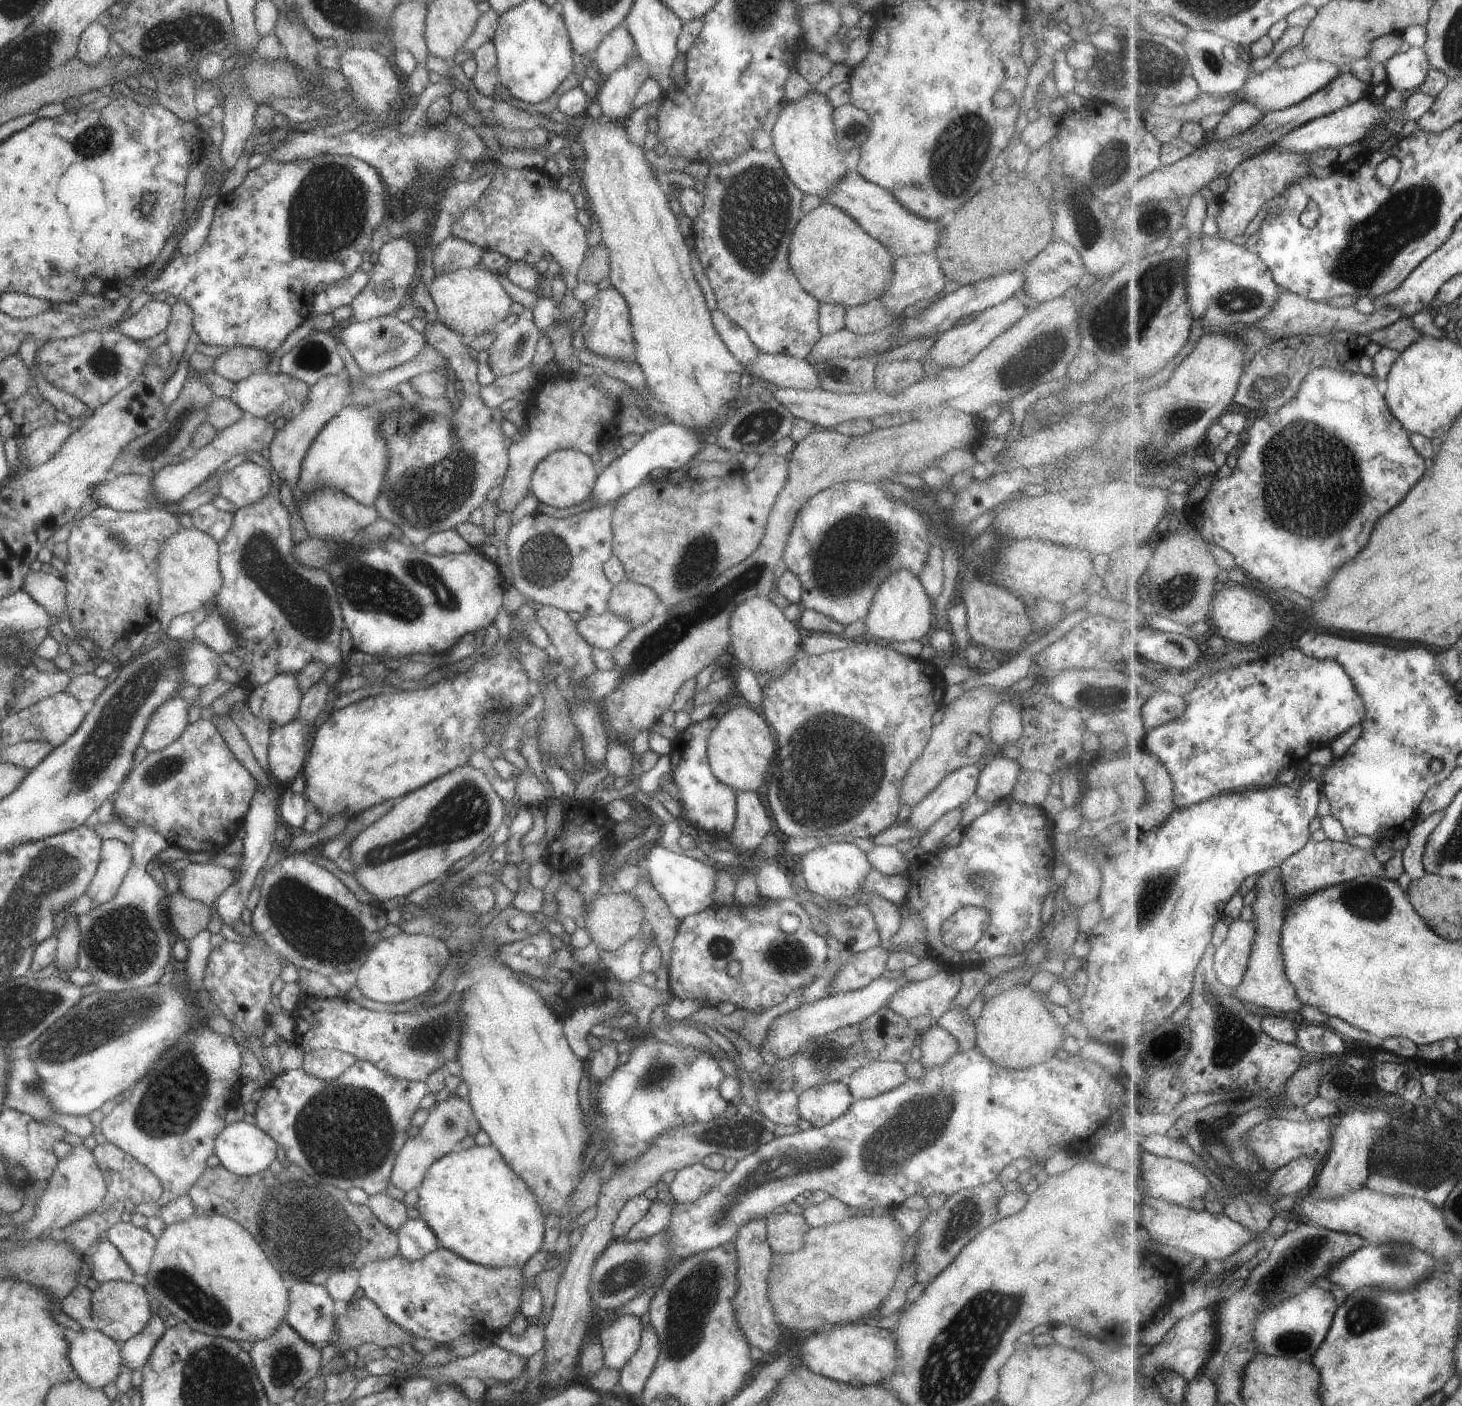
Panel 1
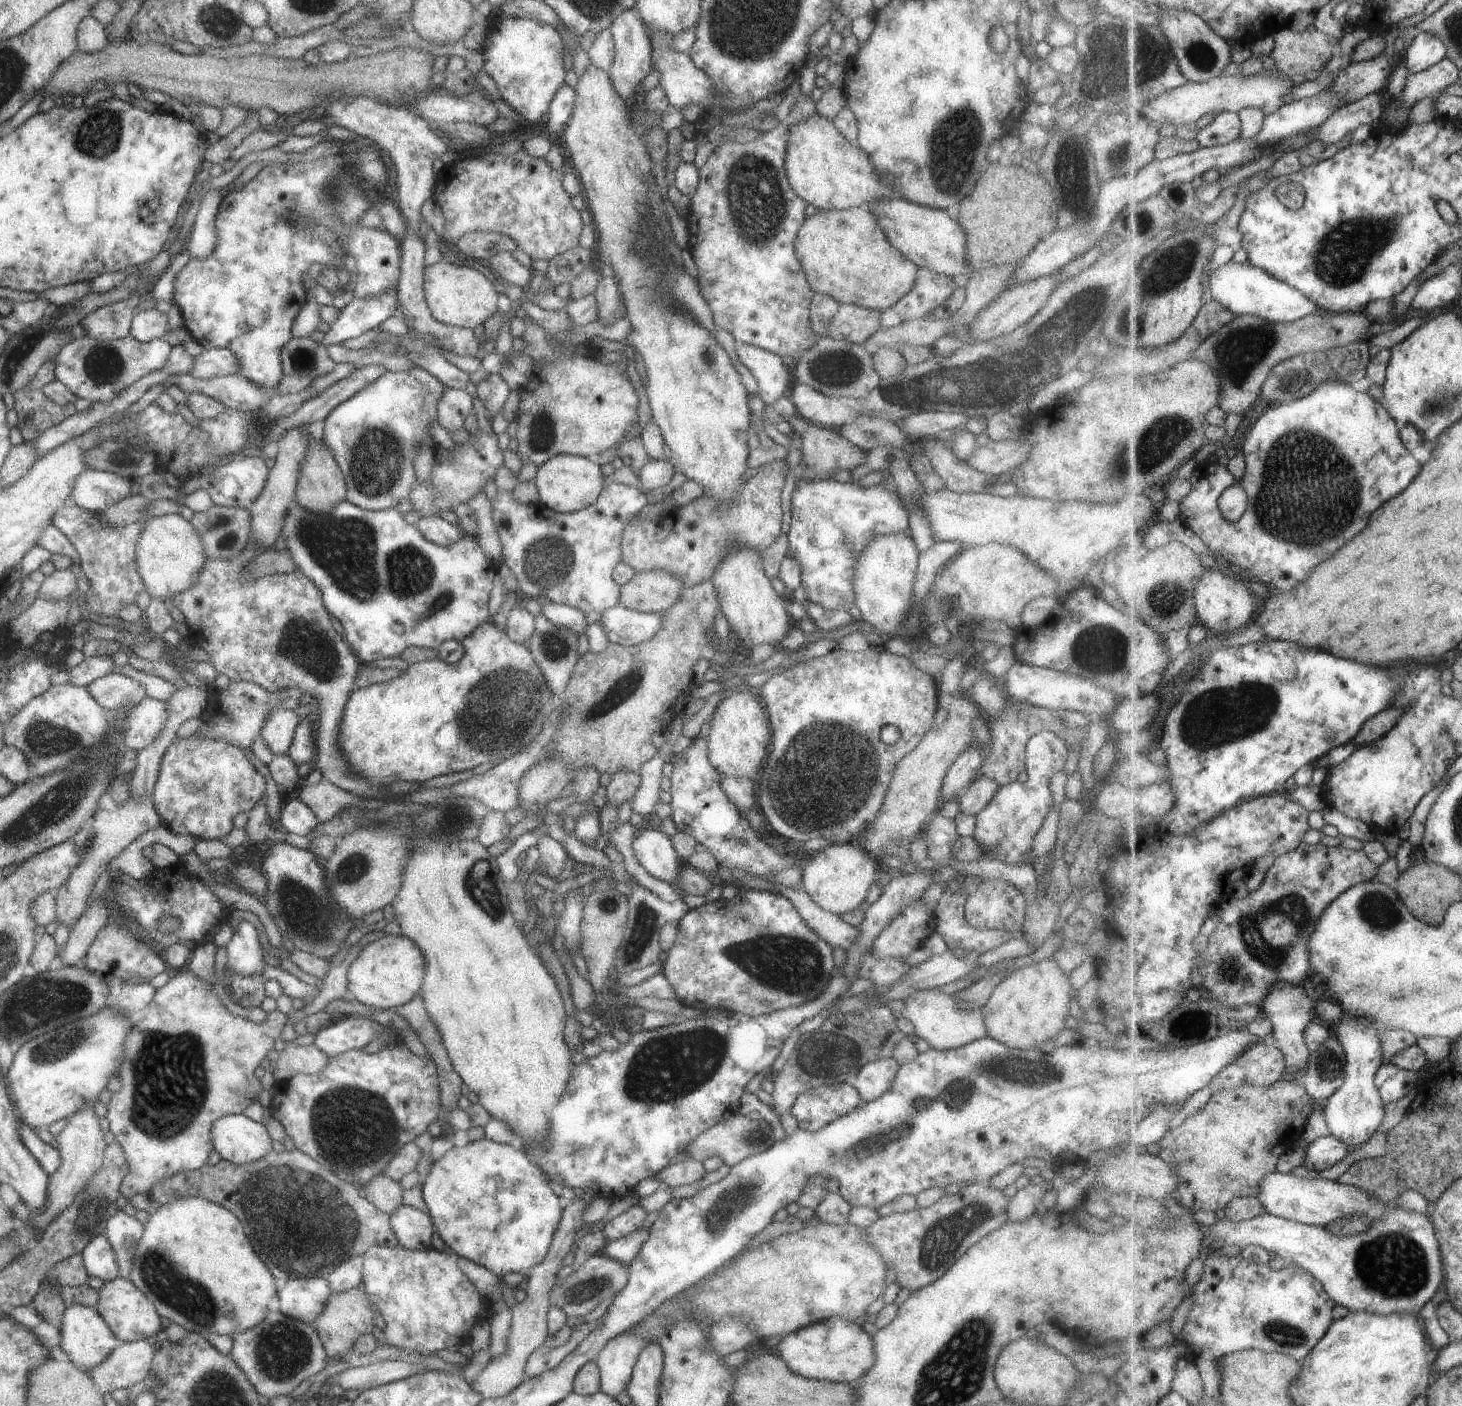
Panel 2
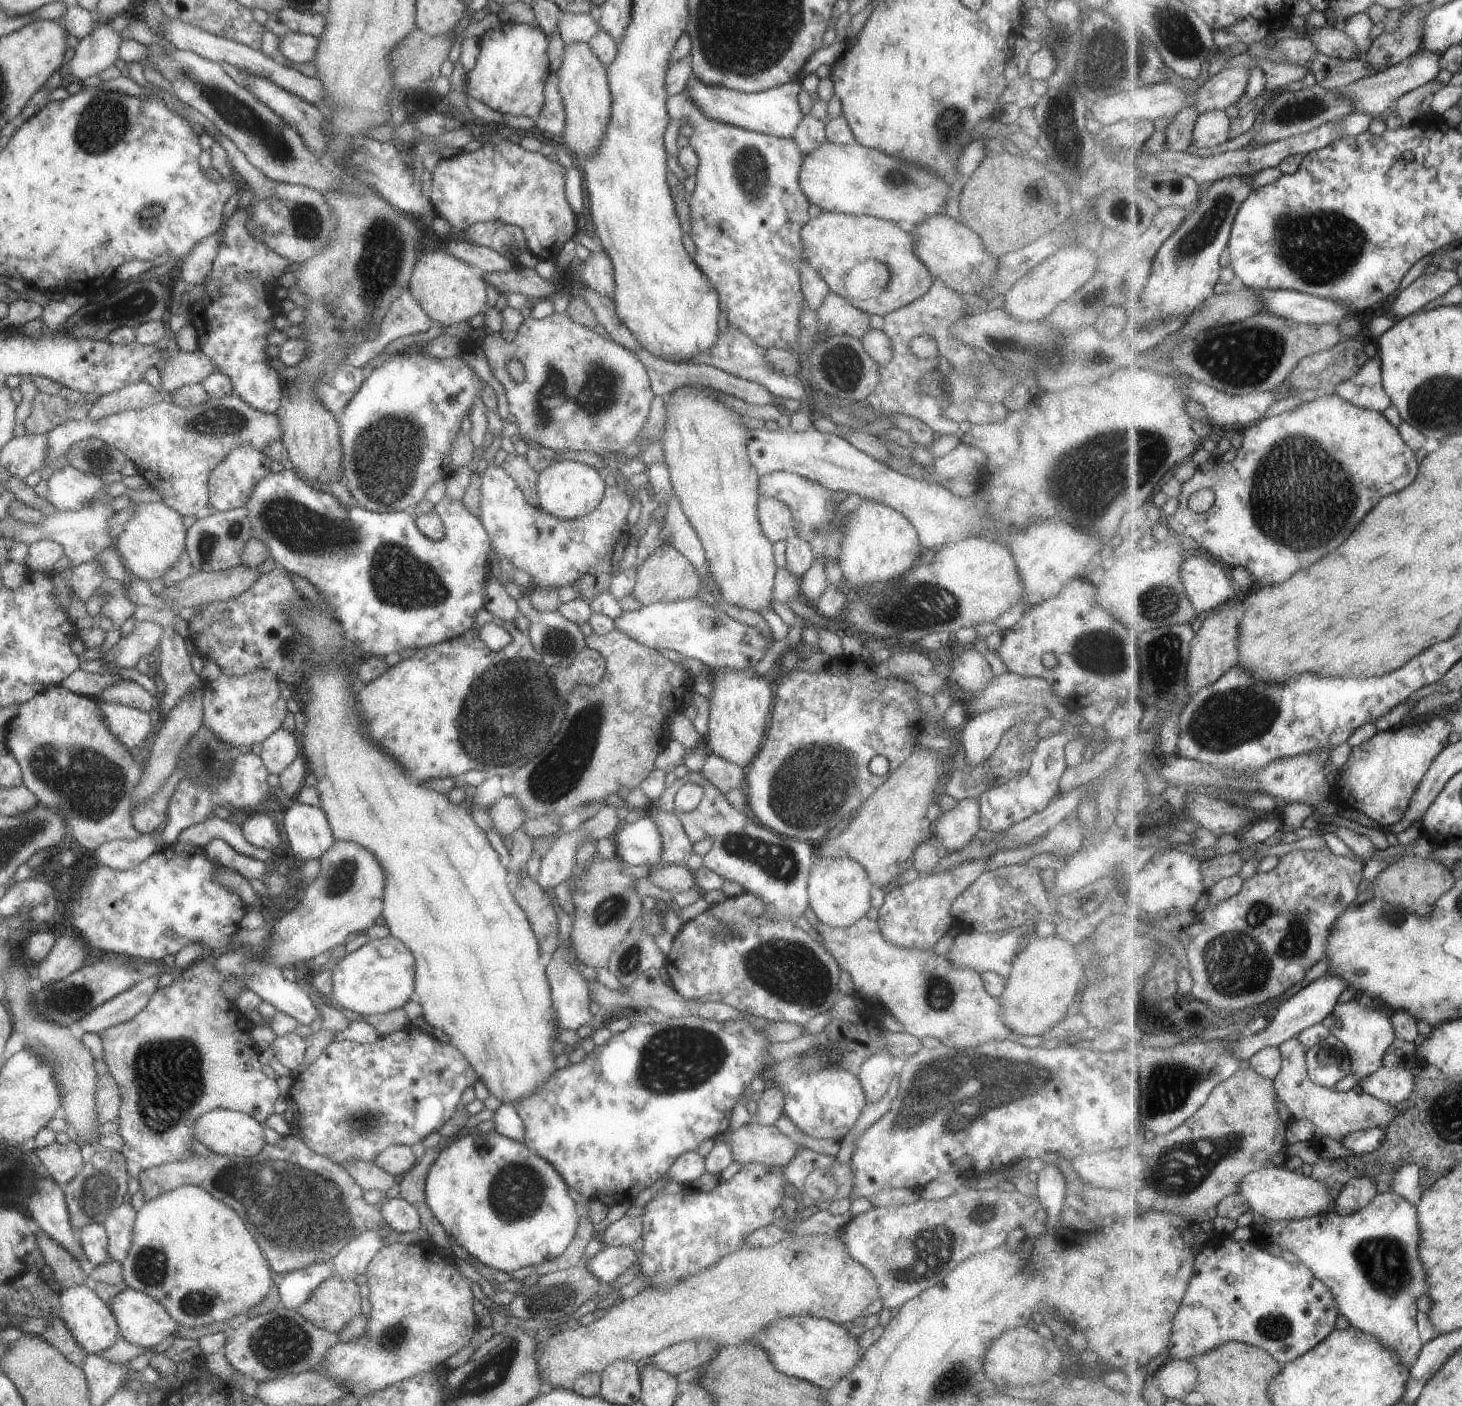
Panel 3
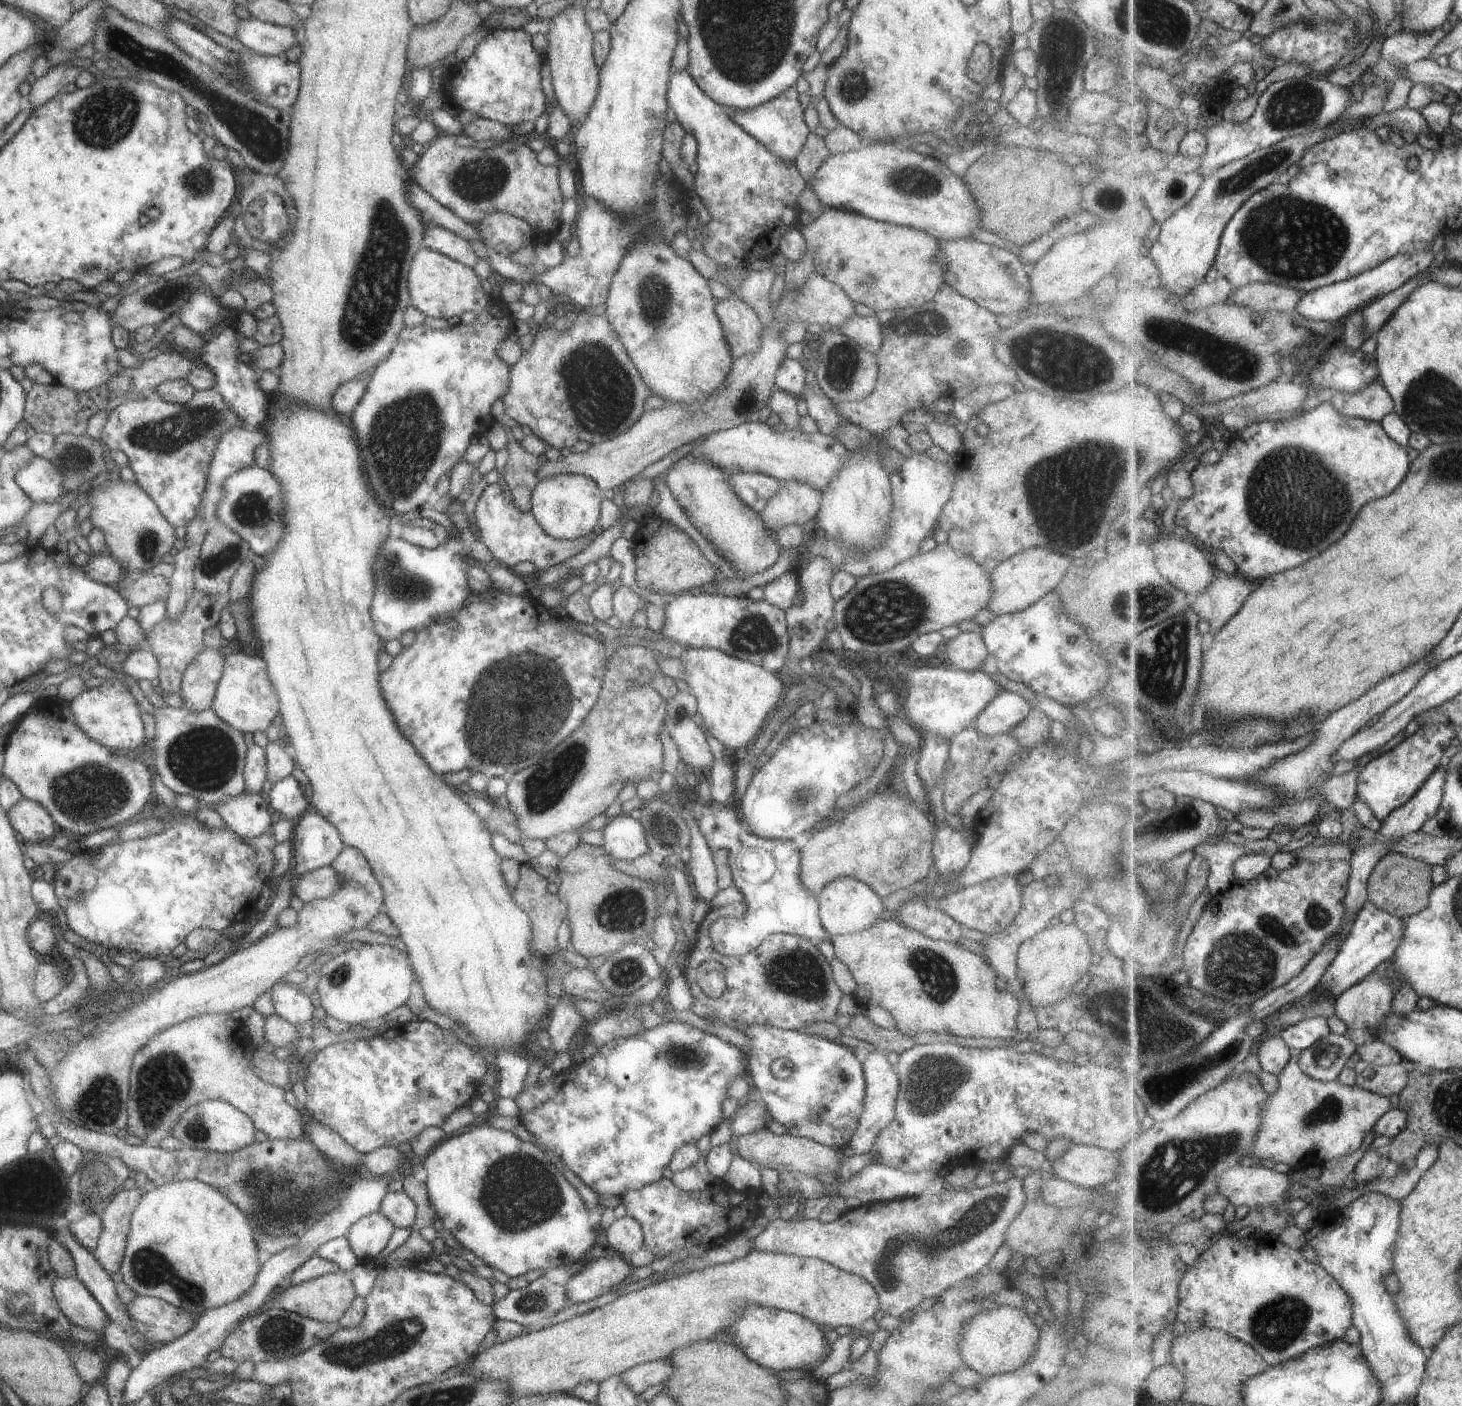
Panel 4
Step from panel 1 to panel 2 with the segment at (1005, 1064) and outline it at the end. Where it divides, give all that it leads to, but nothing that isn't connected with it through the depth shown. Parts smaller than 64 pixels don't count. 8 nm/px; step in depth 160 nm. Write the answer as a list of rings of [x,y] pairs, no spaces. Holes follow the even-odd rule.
[[[1052,957],[1024,966],[1001,979],[982,1006],[985,1037],[1020,1051],[1039,1050],[1041,1042],[1051,1042],[1064,1028],[1068,1015],[1070,982]]]

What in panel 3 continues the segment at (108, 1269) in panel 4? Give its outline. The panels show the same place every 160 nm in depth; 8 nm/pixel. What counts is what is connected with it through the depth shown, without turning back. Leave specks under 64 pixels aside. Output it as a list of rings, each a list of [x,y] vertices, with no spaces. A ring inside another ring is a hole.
[[[125,1202],[112,1208],[104,1217],[101,1217],[100,1223],[107,1239],[106,1251],[108,1258],[112,1261],[120,1264],[126,1257],[135,1217],[136,1212],[130,1204]]]

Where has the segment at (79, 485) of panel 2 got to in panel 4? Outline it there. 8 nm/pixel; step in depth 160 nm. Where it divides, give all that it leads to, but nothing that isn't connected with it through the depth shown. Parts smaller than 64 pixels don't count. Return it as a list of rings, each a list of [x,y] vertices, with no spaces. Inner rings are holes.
[[[34,456],[16,470],[14,481],[31,503],[57,503],[66,492],[63,476],[47,458]]]

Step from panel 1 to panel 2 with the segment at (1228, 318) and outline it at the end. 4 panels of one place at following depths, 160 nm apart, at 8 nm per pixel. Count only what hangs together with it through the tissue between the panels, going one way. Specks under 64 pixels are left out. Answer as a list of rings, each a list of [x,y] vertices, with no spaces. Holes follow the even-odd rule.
[[[1229,261],[1221,265],[1211,272],[1209,287],[1213,298],[1237,317],[1253,315],[1269,322],[1282,323],[1296,321],[1320,311],[1304,292],[1277,280],[1264,268],[1252,265],[1248,261],[1244,263]]]

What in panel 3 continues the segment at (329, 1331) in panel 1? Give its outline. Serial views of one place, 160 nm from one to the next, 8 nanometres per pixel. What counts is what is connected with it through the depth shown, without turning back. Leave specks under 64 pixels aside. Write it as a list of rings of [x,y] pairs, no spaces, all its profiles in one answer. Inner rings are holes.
[[[313,1263],[276,1278],[280,1306],[292,1311],[300,1307],[325,1279],[333,1276],[330,1263]]]

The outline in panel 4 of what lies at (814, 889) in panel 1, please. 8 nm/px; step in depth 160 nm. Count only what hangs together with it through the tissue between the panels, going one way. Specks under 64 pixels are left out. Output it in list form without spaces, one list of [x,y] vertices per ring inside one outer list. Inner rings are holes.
[[[850,876],[835,877],[826,882],[816,892],[816,901],[821,928],[829,937],[859,932],[873,924],[879,919],[879,914],[885,911],[880,896],[869,886]]]

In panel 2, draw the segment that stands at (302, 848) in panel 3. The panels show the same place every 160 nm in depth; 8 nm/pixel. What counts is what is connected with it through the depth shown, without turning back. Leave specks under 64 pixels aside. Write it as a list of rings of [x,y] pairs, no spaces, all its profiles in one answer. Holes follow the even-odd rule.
[[[293,798],[287,802],[282,801],[276,823],[285,832],[307,838],[318,822],[314,812],[306,804]]]

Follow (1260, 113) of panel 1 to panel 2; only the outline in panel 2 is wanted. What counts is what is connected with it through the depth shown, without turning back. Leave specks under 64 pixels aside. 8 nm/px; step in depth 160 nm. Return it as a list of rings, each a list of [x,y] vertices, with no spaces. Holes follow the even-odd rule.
[[[1225,111],[1213,118],[1213,121],[1199,130],[1197,140],[1201,147],[1226,145],[1242,136],[1242,120],[1239,113]]]

